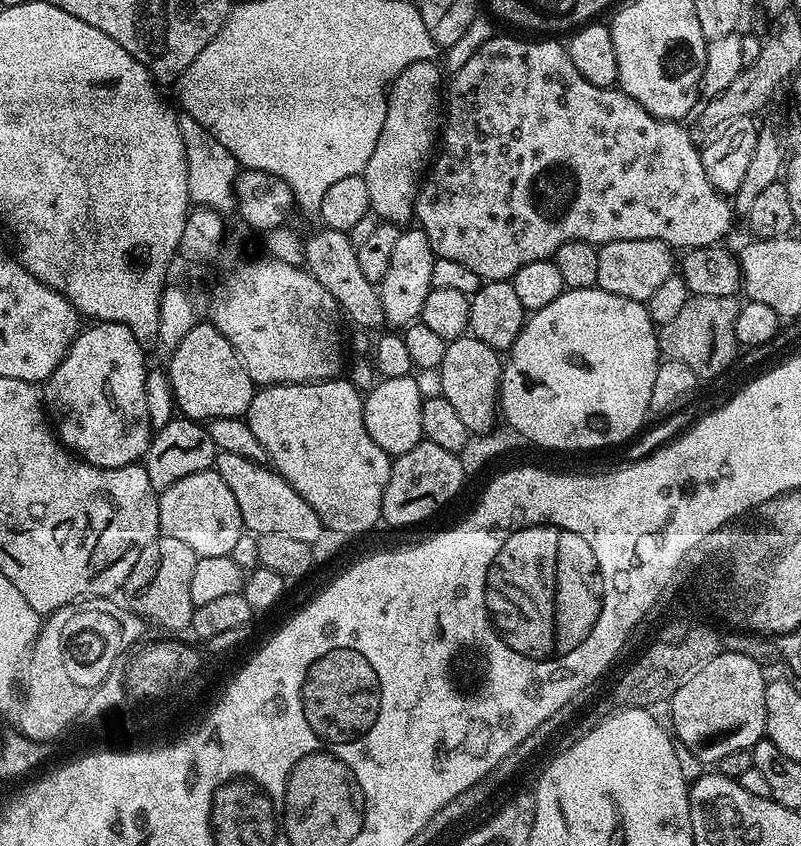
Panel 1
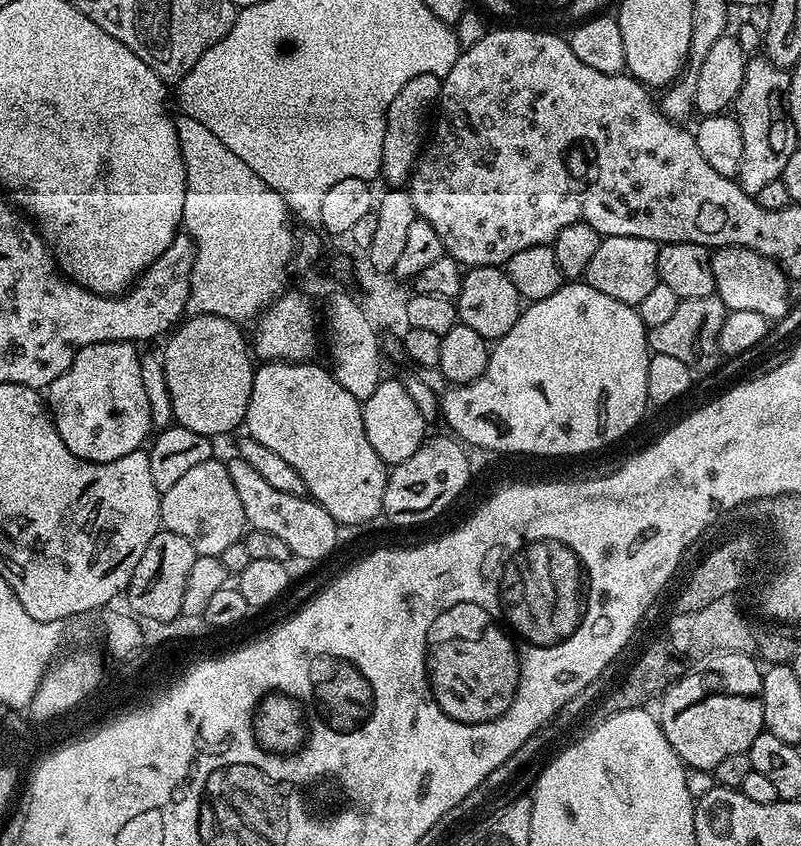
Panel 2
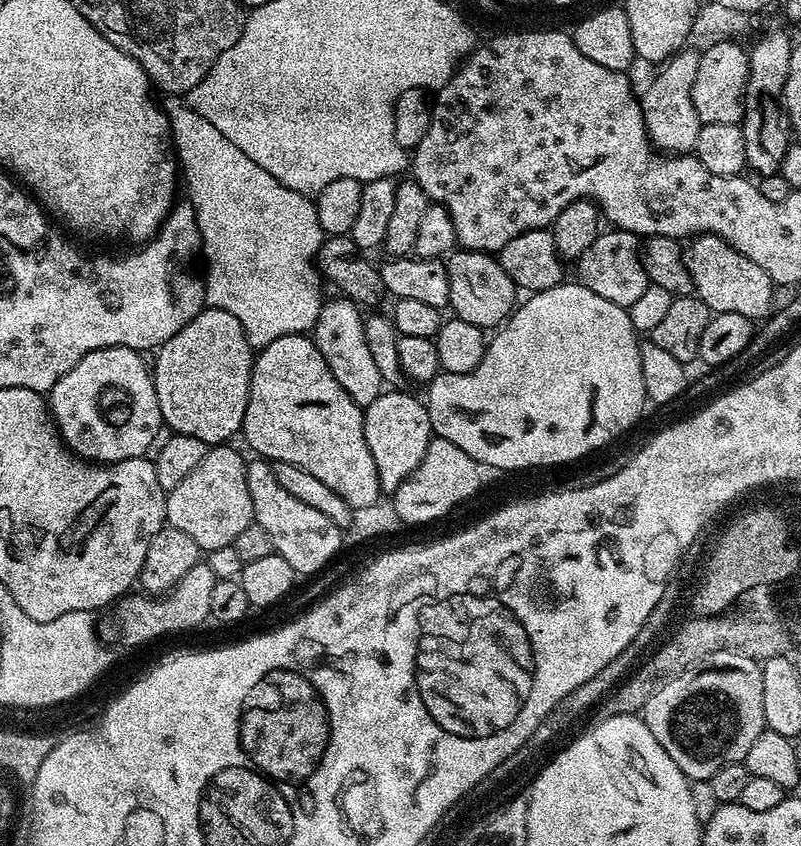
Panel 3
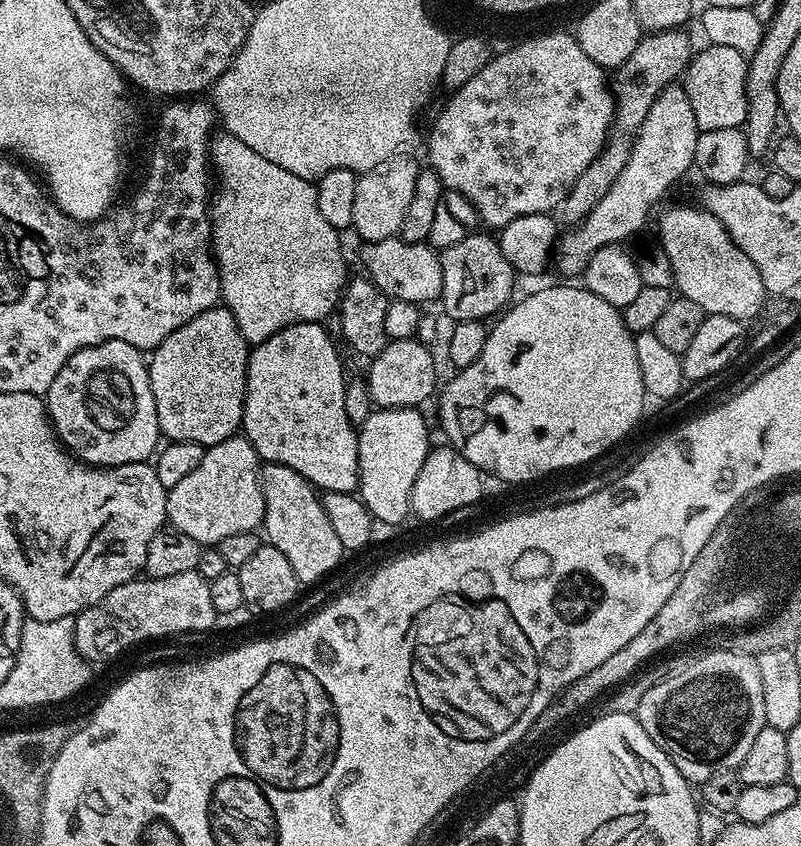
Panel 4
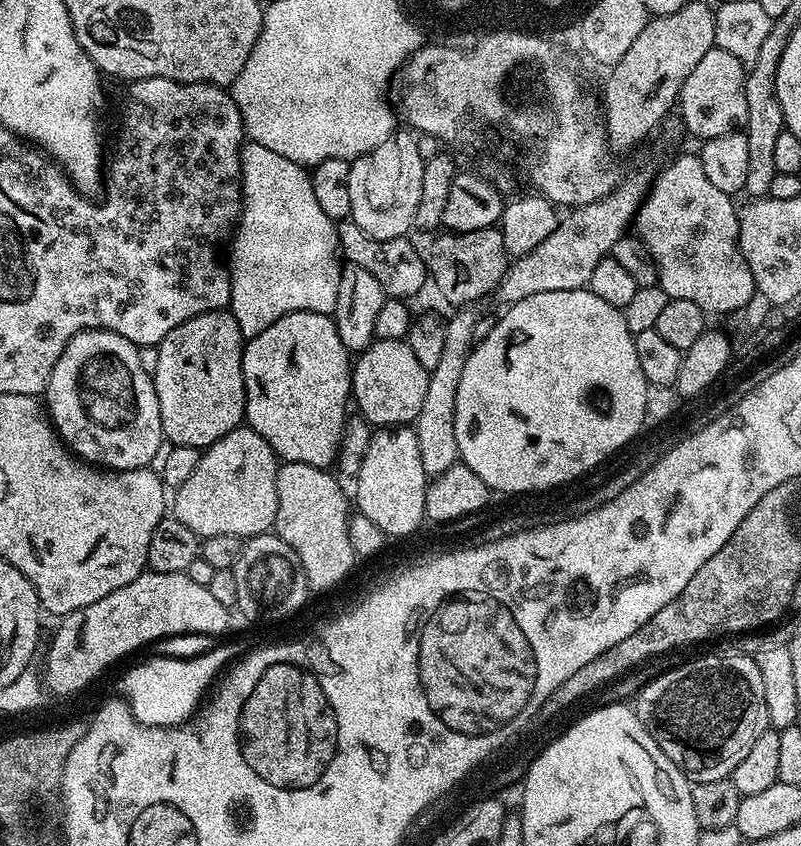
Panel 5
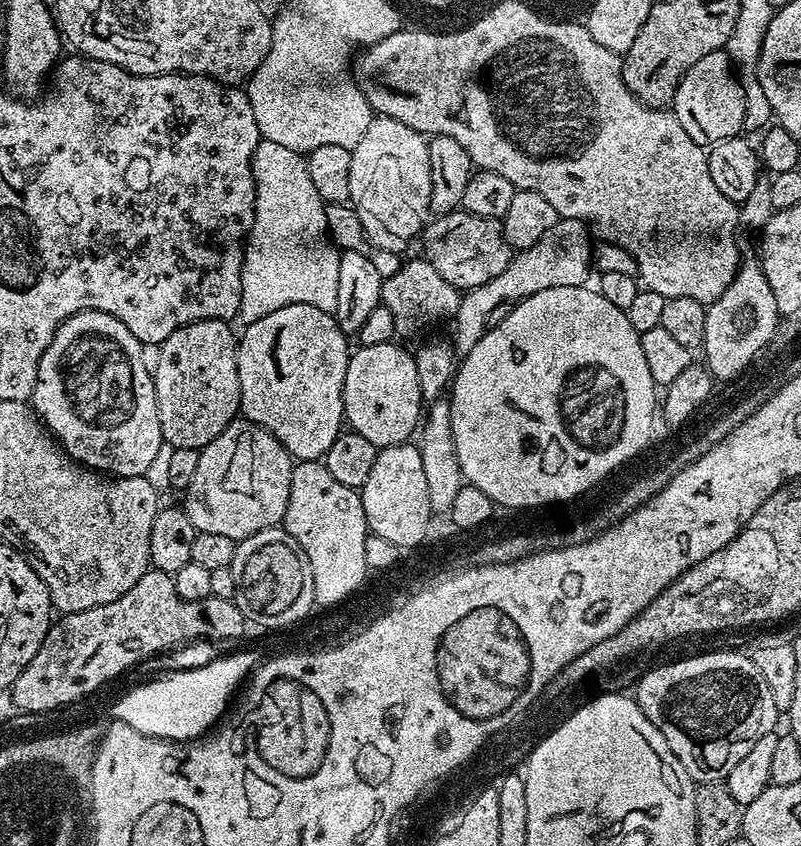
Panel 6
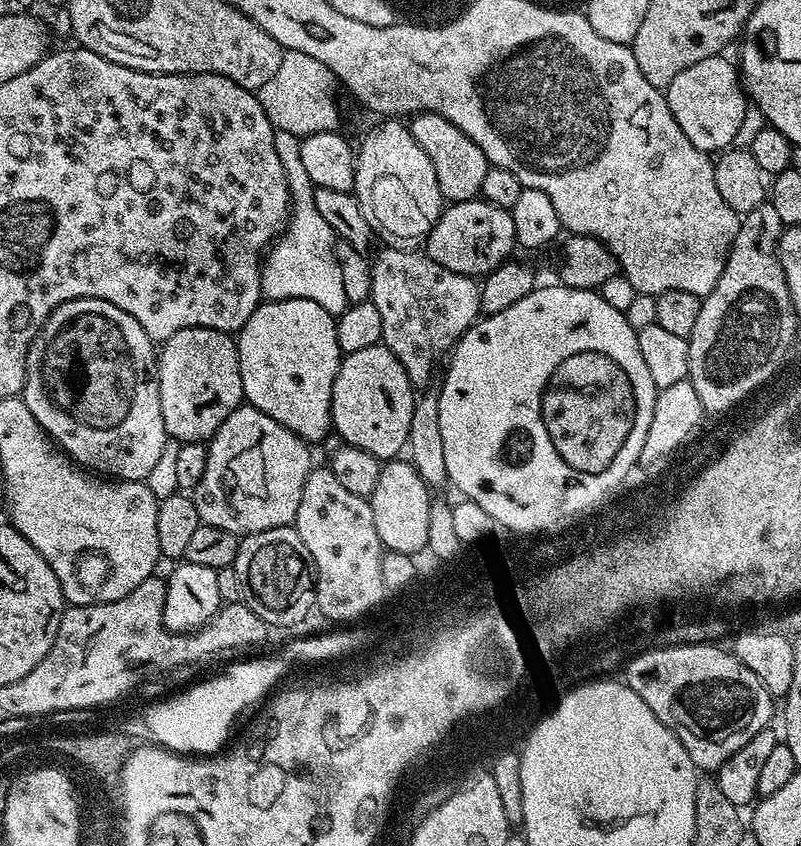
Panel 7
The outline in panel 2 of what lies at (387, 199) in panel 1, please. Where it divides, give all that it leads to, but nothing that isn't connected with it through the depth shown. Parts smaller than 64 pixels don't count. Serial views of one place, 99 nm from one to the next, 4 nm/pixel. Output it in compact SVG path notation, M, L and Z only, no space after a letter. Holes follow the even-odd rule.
M422 74L418 78L410 78L410 82L406 82L402 90L398 90L394 102L390 102L380 167L380 176L388 183L388 186L403 185L411 177L416 161L420 159L420 153L426 144L424 123L428 119L428 123L433 119L434 109L440 99L440 81L441 77L434 74Z

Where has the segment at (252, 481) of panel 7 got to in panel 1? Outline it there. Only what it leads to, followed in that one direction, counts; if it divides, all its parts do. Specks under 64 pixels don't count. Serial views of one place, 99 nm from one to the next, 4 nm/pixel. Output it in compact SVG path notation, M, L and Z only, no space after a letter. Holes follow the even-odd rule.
M214 470L190 474L190 478L174 482L174 486L159 493L159 498L158 518L161 533L186 542L186 546L190 546L190 550L194 550L197 557L231 556L238 538L246 530L242 522L242 510L238 510L234 493Z

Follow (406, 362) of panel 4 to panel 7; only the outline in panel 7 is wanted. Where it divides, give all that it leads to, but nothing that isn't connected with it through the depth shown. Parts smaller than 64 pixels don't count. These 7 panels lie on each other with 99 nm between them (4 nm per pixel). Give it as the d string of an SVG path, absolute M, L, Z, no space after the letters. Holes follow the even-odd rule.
M384 344L366 346L366 350L347 353L340 361L340 369L334 378L332 391L332 426L335 435L340 435L343 443L360 447L376 456L381 462L399 457L405 451L408 442L410 418L414 414L417 399L417 393L402 363Z

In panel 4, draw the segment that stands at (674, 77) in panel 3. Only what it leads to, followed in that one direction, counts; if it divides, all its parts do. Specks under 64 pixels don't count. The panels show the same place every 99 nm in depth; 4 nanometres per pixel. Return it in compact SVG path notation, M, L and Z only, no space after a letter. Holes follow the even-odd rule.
M679 83L668 85L658 98L654 98L654 106L650 106L646 122L642 122L636 131L630 158L626 166L622 166L622 174L614 178L614 186L610 186L606 198L590 210L582 223L559 237L554 264L560 267L562 275L579 277L592 255L602 250L602 246L624 244L635 232L643 230L652 207L687 174L688 168L690 172L693 167L694 149L698 146L700 134L686 90Z

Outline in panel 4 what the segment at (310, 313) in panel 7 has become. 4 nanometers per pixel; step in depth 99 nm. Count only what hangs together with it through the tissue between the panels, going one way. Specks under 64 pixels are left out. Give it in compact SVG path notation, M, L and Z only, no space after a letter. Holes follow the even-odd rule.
M323 323L291 324L278 334L255 345L248 357L248 381L244 391L243 435L254 446L261 461L290 466L302 478L324 492L355 493L360 487L358 474L358 428L346 416L346 379L340 352Z

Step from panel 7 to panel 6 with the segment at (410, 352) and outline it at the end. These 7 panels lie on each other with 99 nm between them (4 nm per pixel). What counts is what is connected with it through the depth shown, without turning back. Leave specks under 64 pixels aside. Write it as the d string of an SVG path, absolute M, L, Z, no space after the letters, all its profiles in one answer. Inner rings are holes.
M426 258L405 261L392 275L383 279L381 303L394 316L395 330L399 335L412 334L442 318L453 317L460 304L461 293L440 274Z

